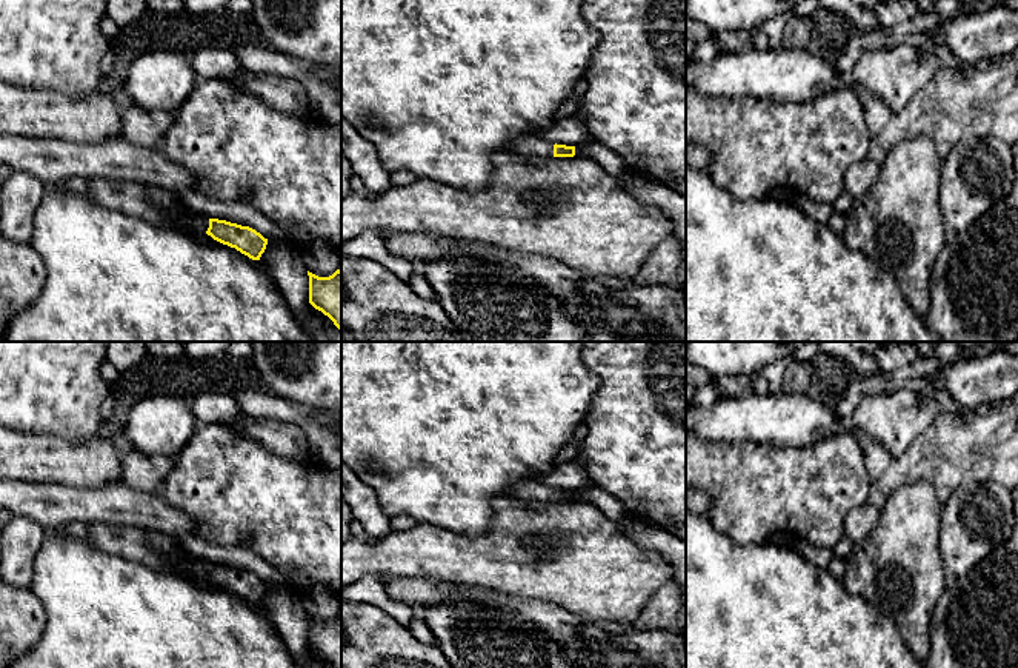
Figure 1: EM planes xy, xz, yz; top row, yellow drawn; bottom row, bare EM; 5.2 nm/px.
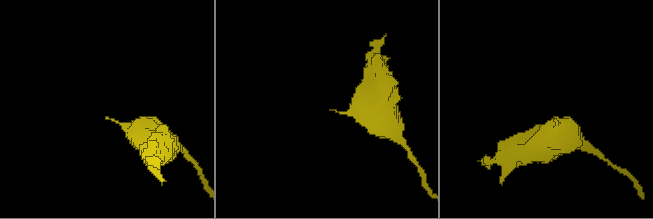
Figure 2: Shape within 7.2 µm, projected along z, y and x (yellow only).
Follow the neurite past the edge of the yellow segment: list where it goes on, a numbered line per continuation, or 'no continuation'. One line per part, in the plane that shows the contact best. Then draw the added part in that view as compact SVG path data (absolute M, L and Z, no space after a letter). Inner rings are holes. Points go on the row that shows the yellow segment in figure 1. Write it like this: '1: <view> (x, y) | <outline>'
1: xy (200, 223) | M195 215L189 222L183 220L181 225L180 225L180 229L186 231L188 228L205 235L208 228L209 228L209 217Z

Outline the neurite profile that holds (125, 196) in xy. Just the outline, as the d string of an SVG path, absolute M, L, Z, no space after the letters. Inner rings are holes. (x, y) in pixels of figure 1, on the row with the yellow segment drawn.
M89 179L86 197L97 205L125 214L141 217L152 225L178 228L183 220L189 222L197 214L181 206L180 211L166 212L149 202L146 185L132 180Z

